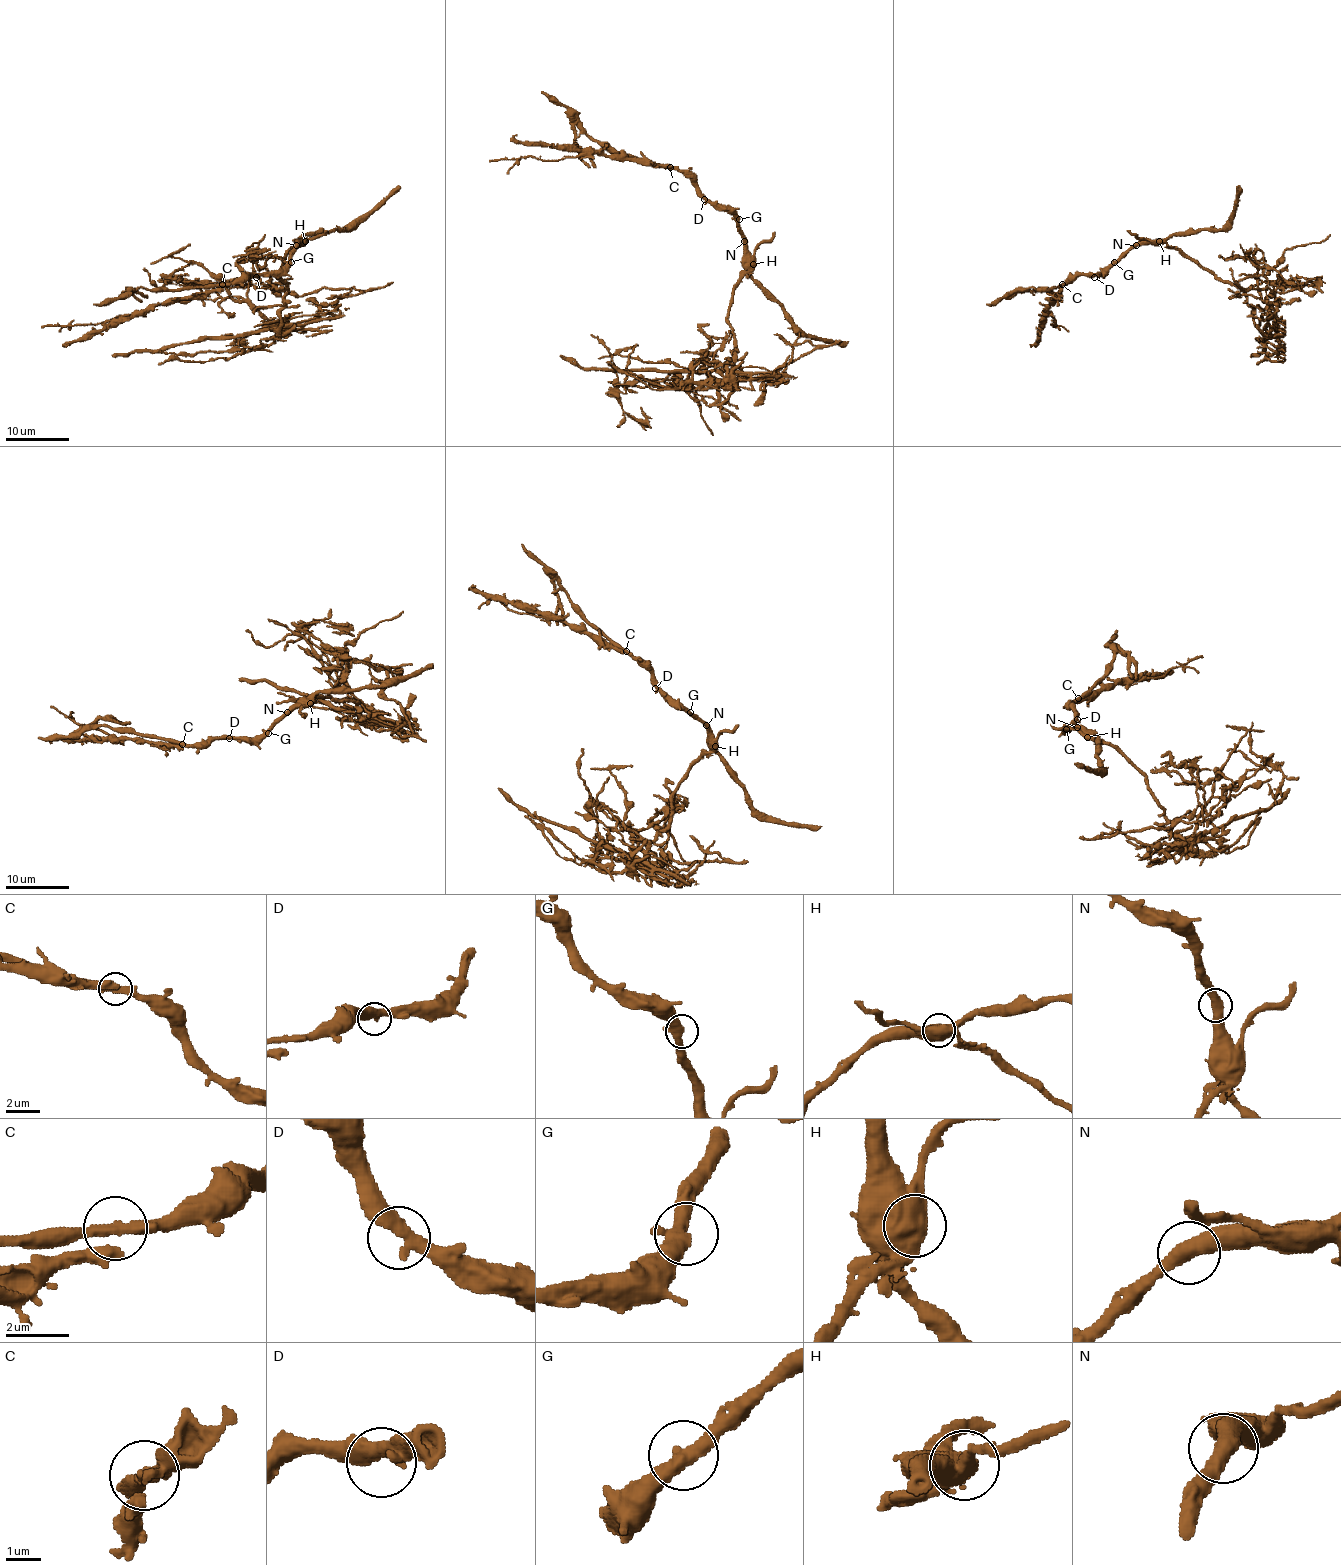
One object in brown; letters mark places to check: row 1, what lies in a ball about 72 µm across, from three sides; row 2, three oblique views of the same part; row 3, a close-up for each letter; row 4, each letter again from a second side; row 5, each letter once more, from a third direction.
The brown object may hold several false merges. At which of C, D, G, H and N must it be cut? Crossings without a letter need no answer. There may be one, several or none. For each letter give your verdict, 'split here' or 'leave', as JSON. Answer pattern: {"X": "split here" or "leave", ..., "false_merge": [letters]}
{"C": "split here", "D": "leave", "G": "leave", "H": "split here", "N": "leave", "false_merge": ["C", "H"]}

